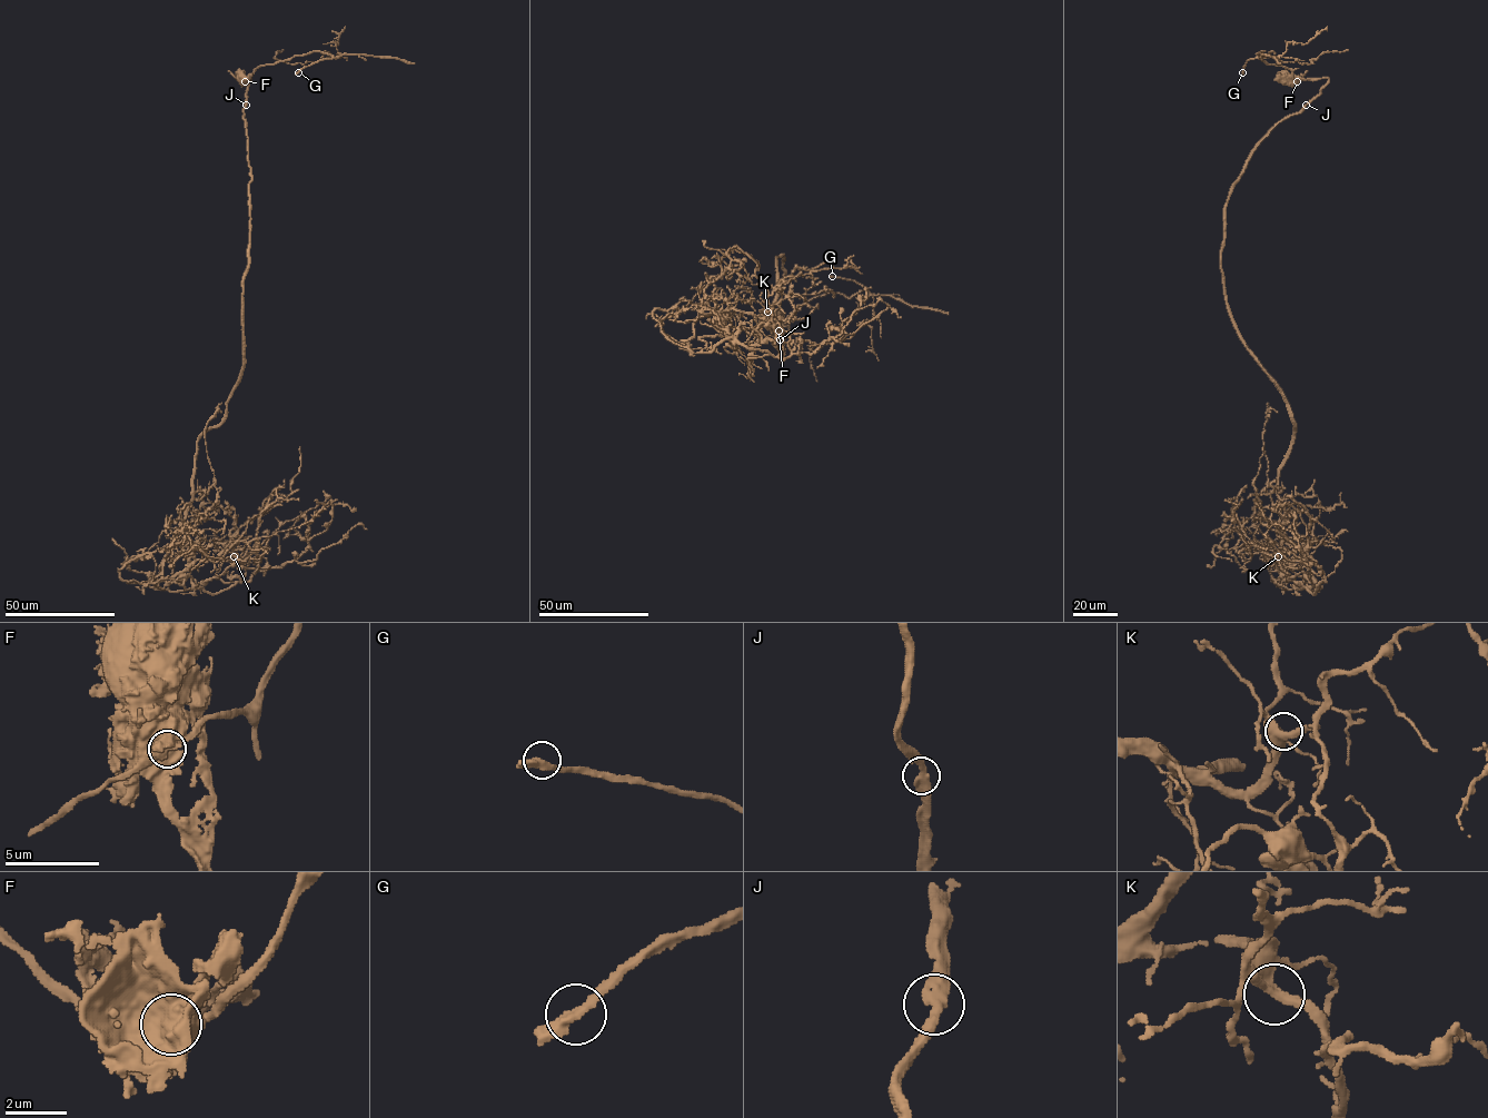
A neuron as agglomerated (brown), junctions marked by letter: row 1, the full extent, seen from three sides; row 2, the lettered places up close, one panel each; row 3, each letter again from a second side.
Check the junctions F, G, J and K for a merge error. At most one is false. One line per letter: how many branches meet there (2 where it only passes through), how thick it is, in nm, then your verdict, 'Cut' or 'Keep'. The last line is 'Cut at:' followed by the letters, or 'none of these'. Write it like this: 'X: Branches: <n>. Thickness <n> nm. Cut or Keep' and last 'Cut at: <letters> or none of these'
F: Branches: 1. Thickness 1200 nm. Cut
G: Branches: 2. Thickness 320 nm. Keep
J: Branches: 2. Thickness 360 nm. Keep
K: Branches: 2. Thickness 440 nm. Keep
Cut at: F

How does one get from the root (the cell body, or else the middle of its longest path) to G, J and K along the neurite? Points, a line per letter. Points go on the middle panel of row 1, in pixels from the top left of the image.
G: (777, 319), (782, 327), (786, 326), (813, 298), (830, 293), (851, 297), (866, 289), (832, 276)
J: (777, 319), (780, 340)
K: (777, 319), (782, 362), (783, 255), (777, 296), (756, 326), (734, 328), (727, 310), (696, 318), (767, 312)

